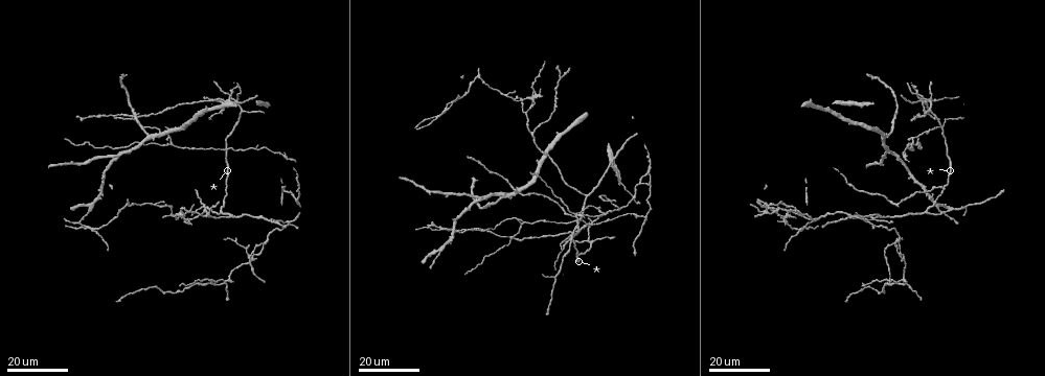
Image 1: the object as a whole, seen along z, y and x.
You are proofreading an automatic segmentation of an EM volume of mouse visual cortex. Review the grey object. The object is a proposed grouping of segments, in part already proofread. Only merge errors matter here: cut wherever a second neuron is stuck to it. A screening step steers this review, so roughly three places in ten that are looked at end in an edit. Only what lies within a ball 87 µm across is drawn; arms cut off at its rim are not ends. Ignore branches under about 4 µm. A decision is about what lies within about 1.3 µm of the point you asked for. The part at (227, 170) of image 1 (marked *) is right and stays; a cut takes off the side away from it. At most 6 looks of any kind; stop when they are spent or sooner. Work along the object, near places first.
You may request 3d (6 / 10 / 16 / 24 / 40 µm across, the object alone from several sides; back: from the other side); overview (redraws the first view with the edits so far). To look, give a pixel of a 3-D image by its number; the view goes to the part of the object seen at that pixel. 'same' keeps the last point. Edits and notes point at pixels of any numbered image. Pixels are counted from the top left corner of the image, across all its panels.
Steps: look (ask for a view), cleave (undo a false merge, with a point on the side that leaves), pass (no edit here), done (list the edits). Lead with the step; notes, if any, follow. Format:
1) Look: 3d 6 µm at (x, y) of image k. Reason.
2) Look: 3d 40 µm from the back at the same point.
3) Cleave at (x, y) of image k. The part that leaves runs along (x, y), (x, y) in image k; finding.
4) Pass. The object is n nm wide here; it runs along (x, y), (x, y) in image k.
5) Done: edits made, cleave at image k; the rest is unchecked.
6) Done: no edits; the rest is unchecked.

Look: 3d 24 µm at (572, 236) of image 1. Three arms meet.

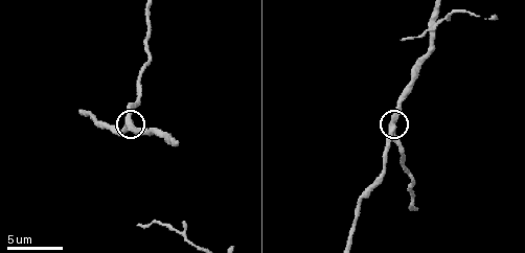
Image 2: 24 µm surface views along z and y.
Look: 3d 6 µm at (130, 124) of image 2.

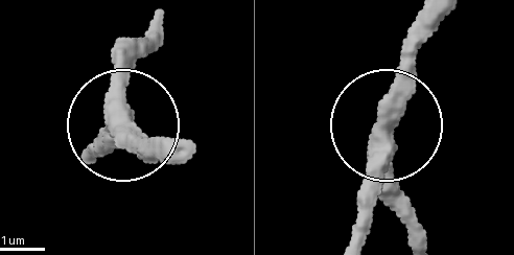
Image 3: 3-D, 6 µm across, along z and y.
Pass. One neuron here.

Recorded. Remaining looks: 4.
Look: 3d 24 µm at (898, 239) of image 1. A fork.

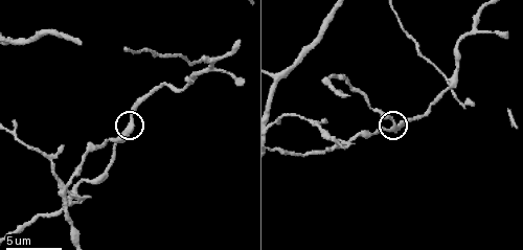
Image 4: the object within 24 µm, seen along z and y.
Look: 3d 6 µm at (393, 126) of image 4.

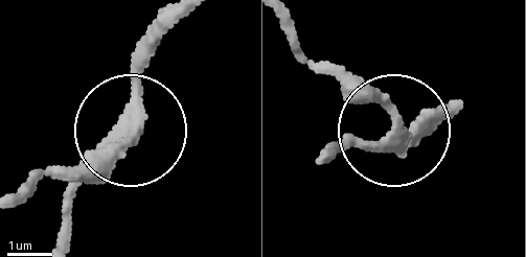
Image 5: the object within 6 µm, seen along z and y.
Pass. The object is 300 nm wide here; it runs along (448, 104), (403, 142), (328, 67) in image 5; one neuron here.

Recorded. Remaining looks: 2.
Look: 3d 6 µm at (74, 198) of image 4. Four or more arms meet.

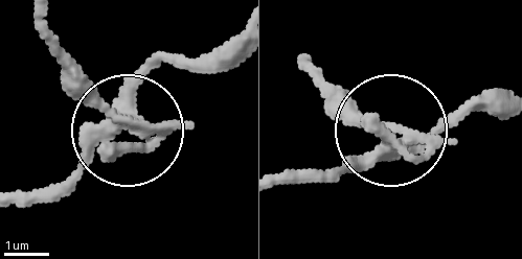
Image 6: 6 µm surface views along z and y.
Cleave at (96, 88) of image 6. The side arm is 14 µm long; 5 arms meet here; two neurons meet here.

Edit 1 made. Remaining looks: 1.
Done: edits made, cleave at image 6; the rest is unchecked.

